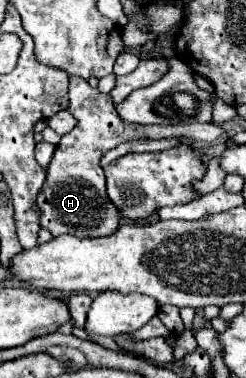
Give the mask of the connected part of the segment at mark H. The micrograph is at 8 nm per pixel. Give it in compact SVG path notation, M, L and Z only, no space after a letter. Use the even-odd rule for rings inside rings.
M69 78L69 112L77 118L77 126L61 136L59 146L55 148L53 160L47 168L47 180L37 196L37 206L41 208L41 226L51 230L53 236L73 234L79 238L85 236L109 236L119 226L119 210L109 202L105 192L105 174L99 168L101 156L115 148L117 144L135 140L135 138L189 138L213 142L225 134L221 126L187 122L179 126L141 126L125 124L113 106L109 94L101 94L97 88L91 88L87 80Z

